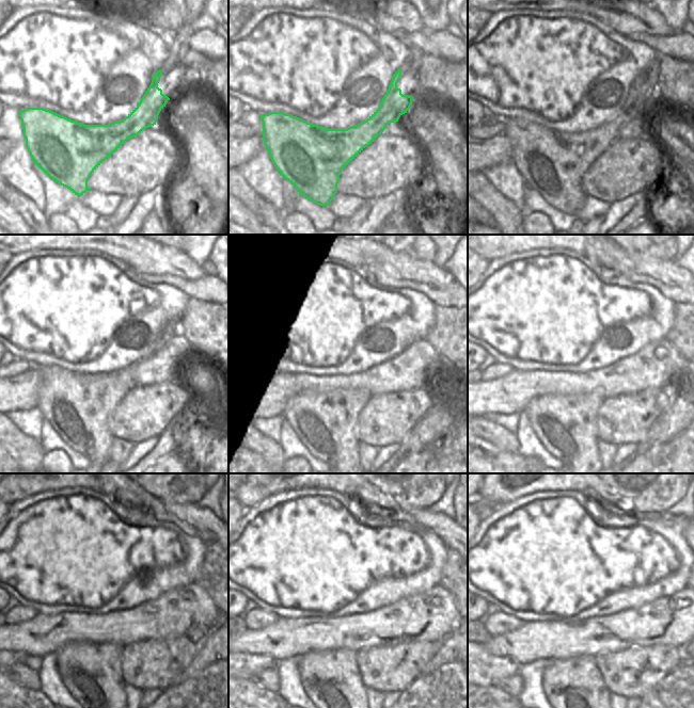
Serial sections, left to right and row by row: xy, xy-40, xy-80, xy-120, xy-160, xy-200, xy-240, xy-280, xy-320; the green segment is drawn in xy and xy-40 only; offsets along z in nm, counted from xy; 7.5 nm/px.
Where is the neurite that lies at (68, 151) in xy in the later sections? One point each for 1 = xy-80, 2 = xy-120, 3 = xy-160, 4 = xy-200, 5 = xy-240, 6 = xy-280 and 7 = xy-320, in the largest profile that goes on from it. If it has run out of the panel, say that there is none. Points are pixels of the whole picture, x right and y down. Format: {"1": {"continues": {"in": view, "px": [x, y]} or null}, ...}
{"1": {"continues": {"in": "xy-80", "px": [552, 162]}}, "2": {"continues": {"in": "xy-120", "px": [78, 406]}}, "3": {"continues": {"in": "xy-160", "px": [326, 423]}}, "4": {"continues": {"in": "xy-200", "px": [566, 425]}}, "5": {"continues": {"in": "xy-240", "px": [91, 672]}}, "6": {"continues": {"in": "xy-280", "px": [331, 679]}}, "7": {"continues": {"in": "xy-320", "px": [574, 688]}}}

